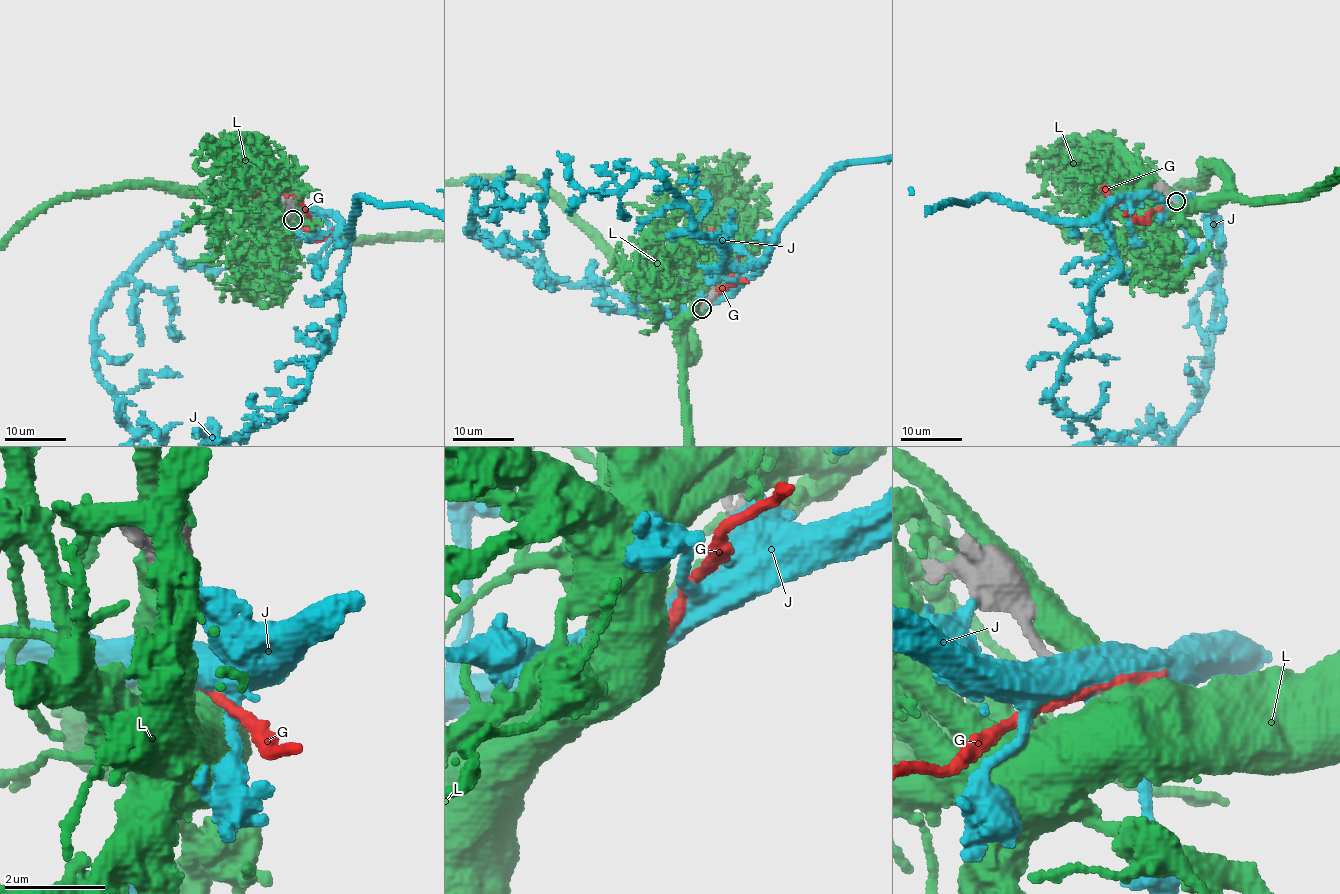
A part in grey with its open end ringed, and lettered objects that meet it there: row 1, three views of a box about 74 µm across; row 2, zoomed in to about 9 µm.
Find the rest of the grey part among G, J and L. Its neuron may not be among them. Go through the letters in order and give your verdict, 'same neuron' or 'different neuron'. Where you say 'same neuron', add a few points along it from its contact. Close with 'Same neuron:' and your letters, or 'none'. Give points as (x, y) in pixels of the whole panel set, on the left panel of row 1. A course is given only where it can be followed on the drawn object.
G: different neuron
J: different neuron
L: different neuron
Same neuron: none

